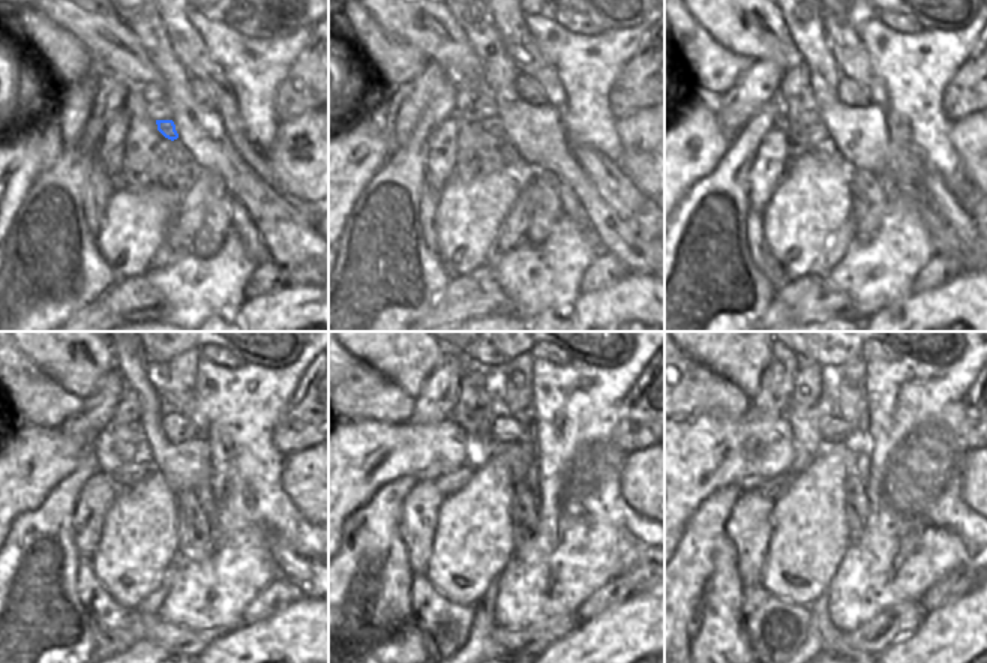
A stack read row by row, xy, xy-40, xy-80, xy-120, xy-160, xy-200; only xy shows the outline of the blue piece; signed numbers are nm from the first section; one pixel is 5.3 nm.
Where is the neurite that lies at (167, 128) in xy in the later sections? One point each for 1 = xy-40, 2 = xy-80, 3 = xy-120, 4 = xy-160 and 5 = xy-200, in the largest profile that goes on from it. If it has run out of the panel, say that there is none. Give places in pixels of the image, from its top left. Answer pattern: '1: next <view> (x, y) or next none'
1: next xy-40 (494, 126)
2: next xy-80 (810, 135)
3: next xy-120 (134, 473)
4: next xy-160 (449, 483)
5: next xy-200 (774, 488)

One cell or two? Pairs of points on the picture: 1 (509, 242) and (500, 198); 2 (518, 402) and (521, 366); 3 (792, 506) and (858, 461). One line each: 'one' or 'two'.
1: two
2: one
3: two

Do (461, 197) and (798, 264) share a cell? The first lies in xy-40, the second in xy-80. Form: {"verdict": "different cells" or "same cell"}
{"verdict": "same cell"}

